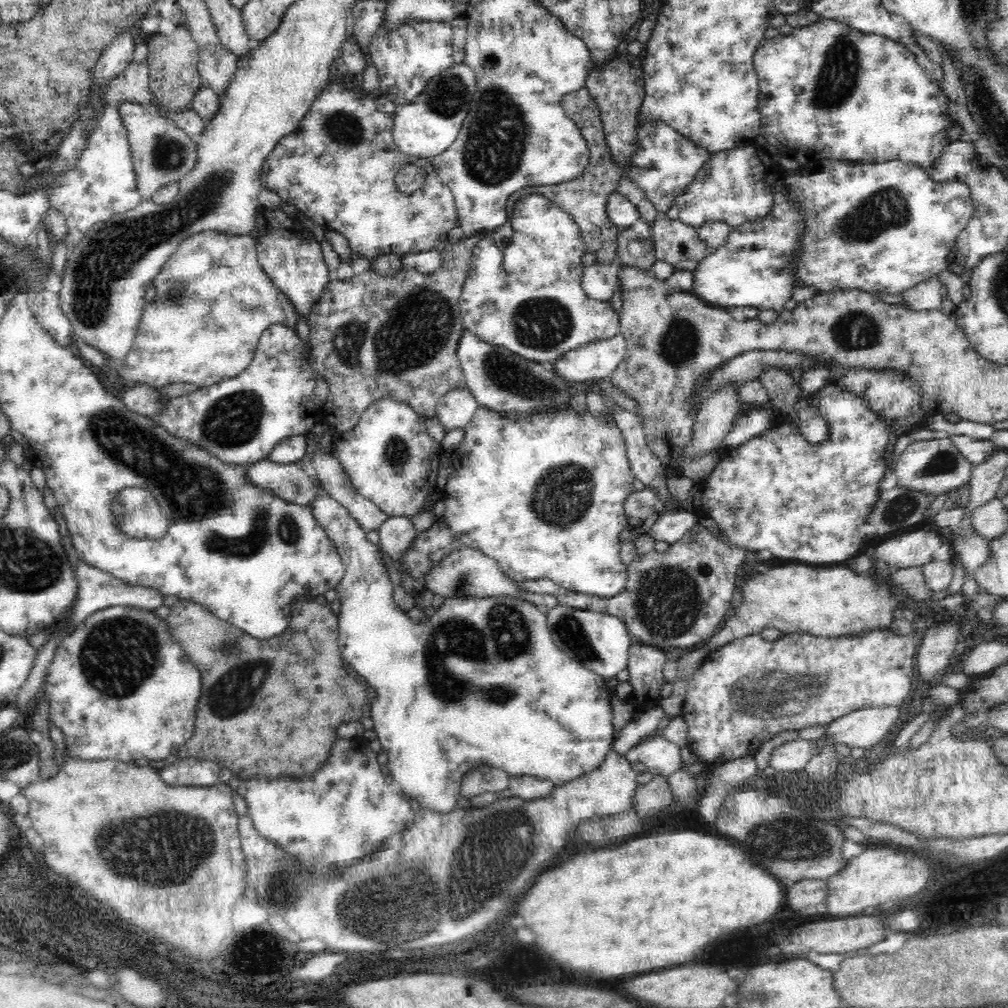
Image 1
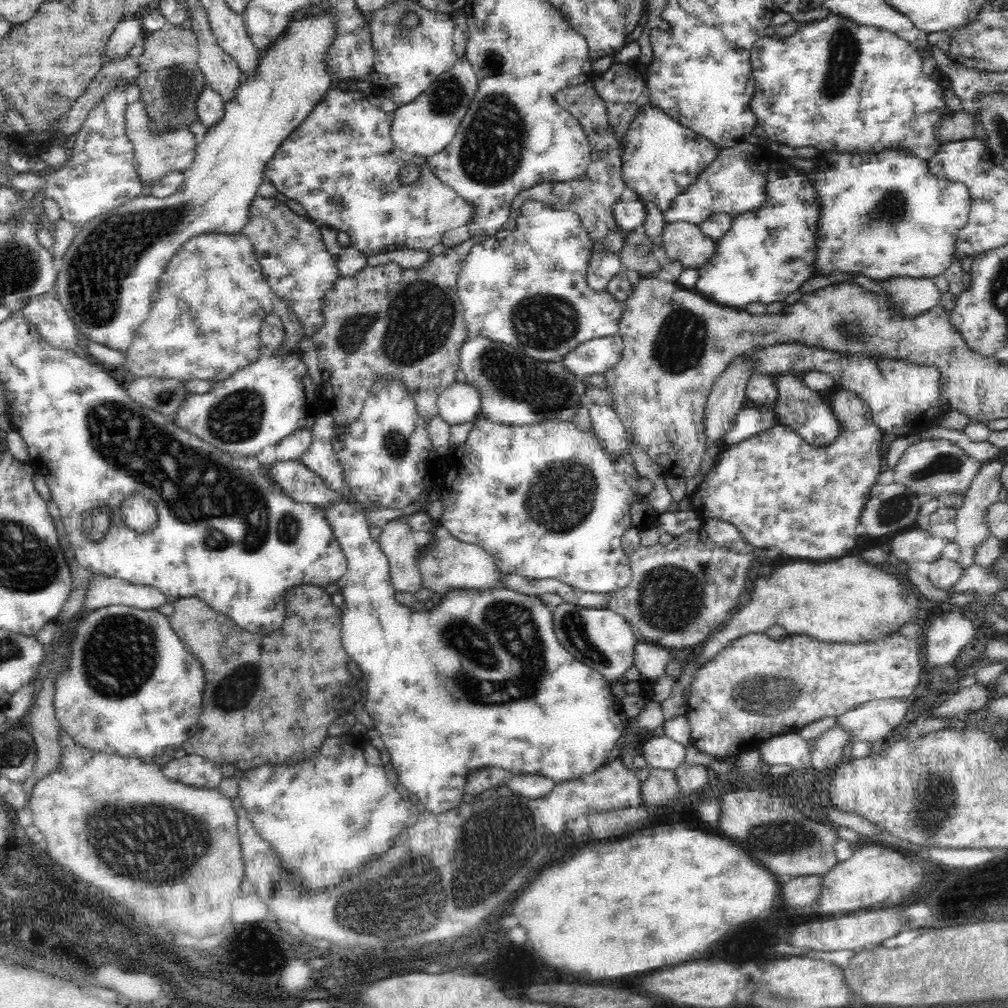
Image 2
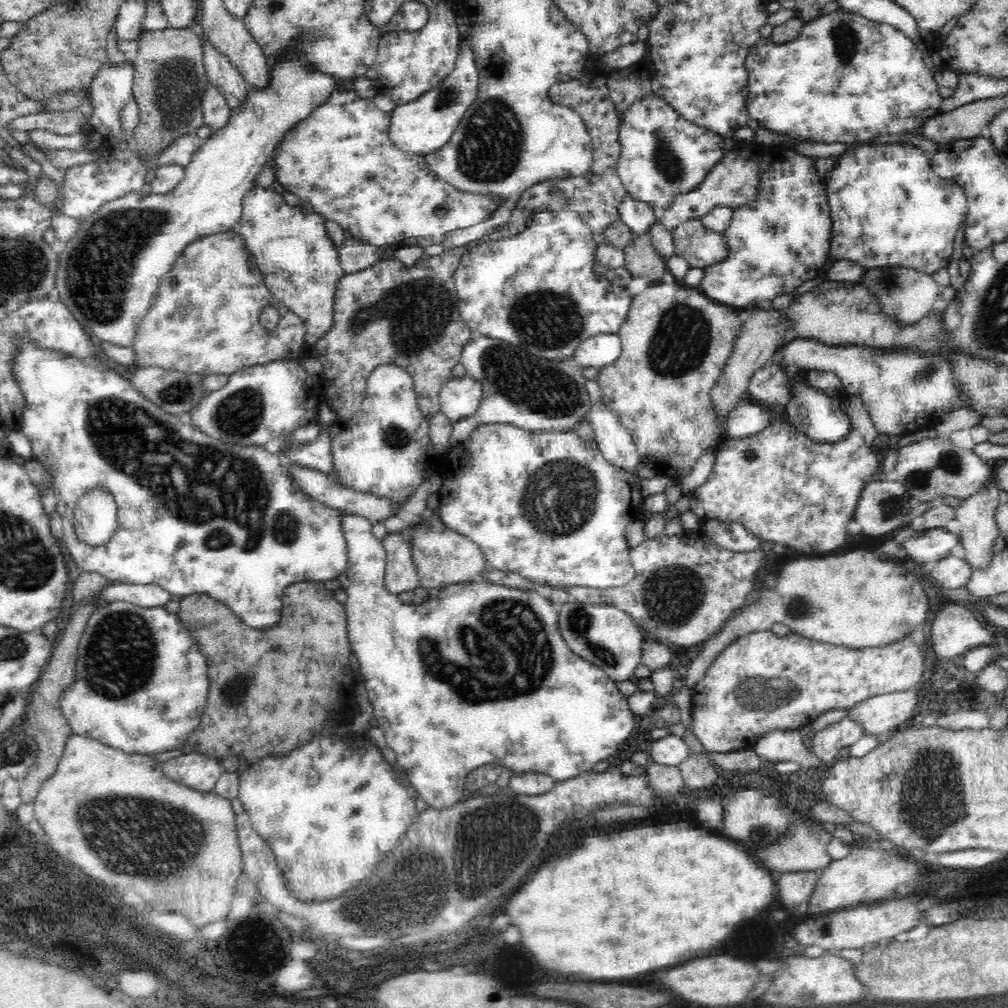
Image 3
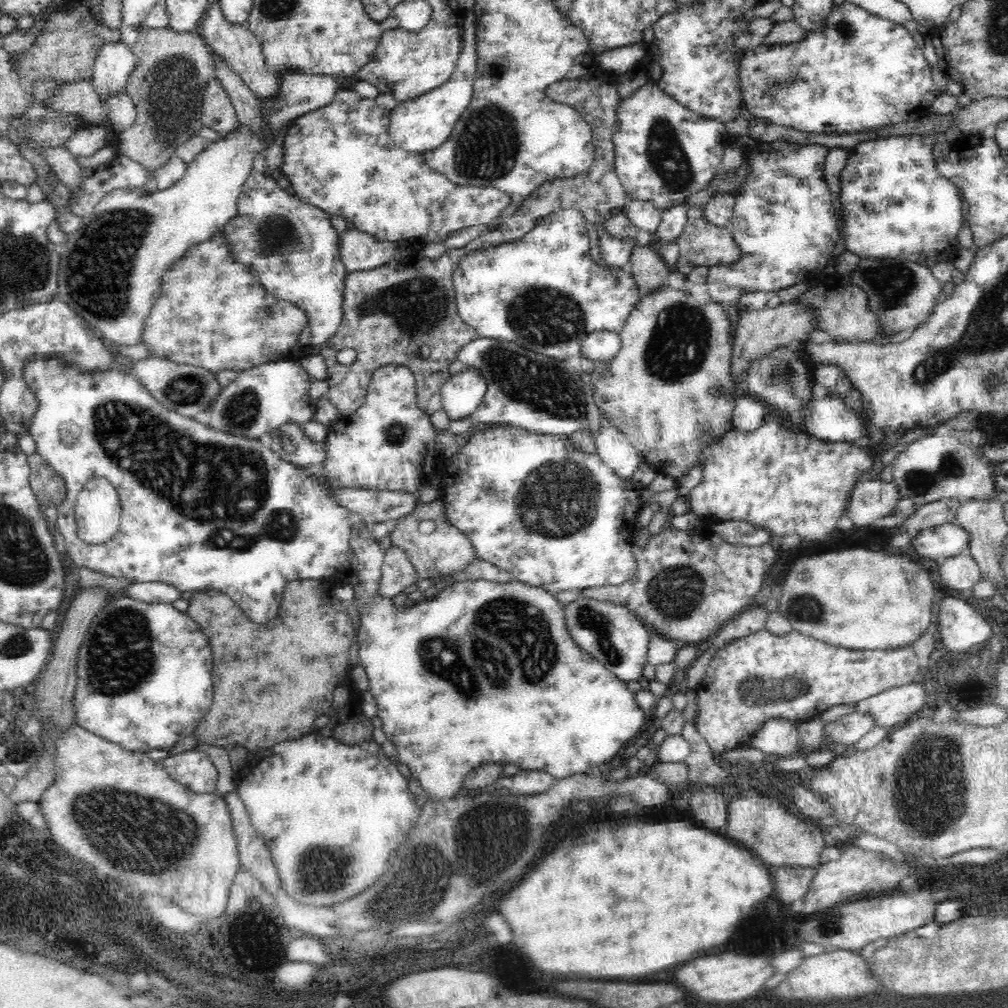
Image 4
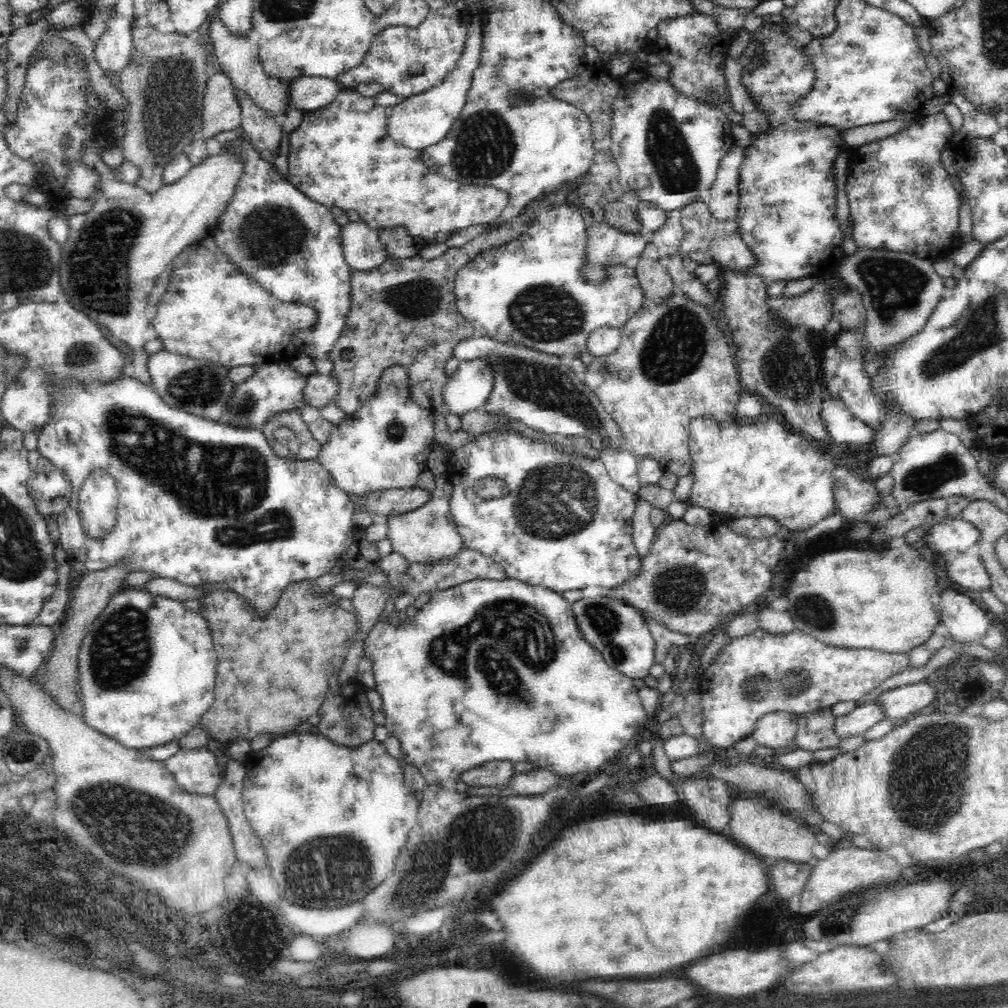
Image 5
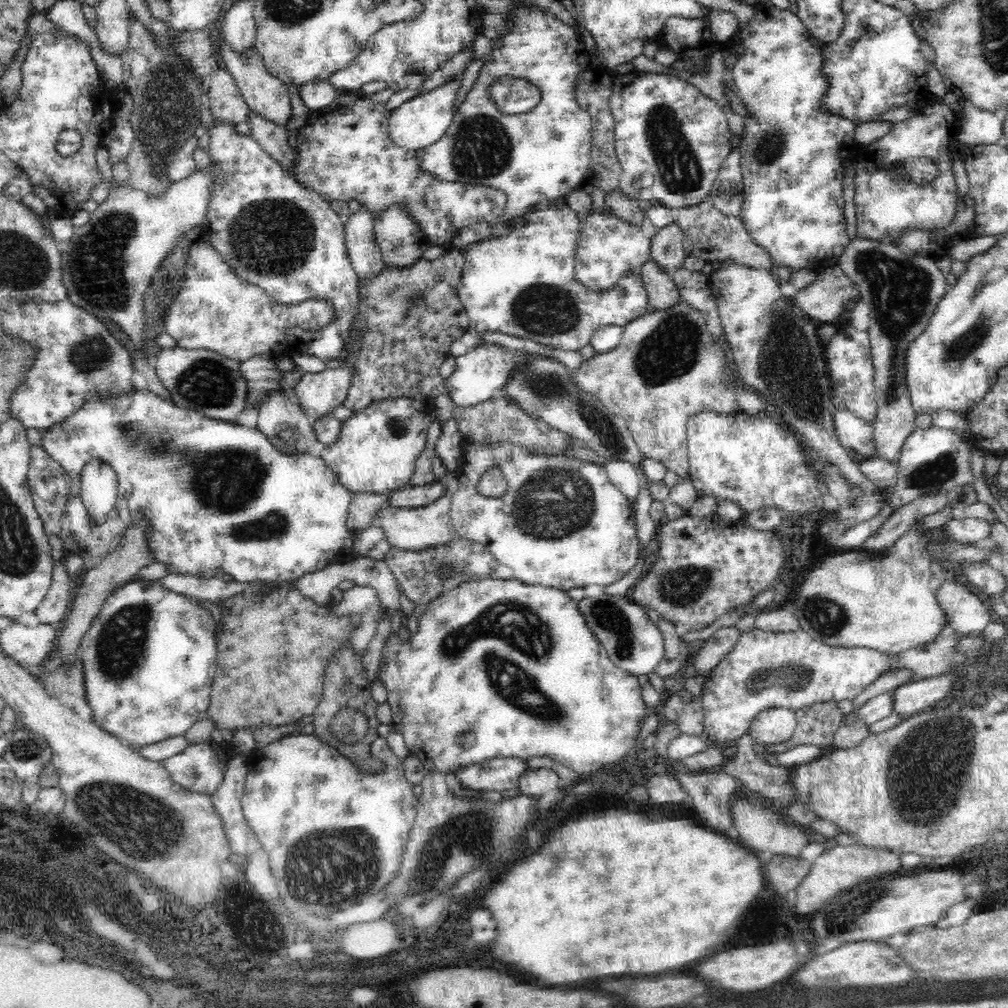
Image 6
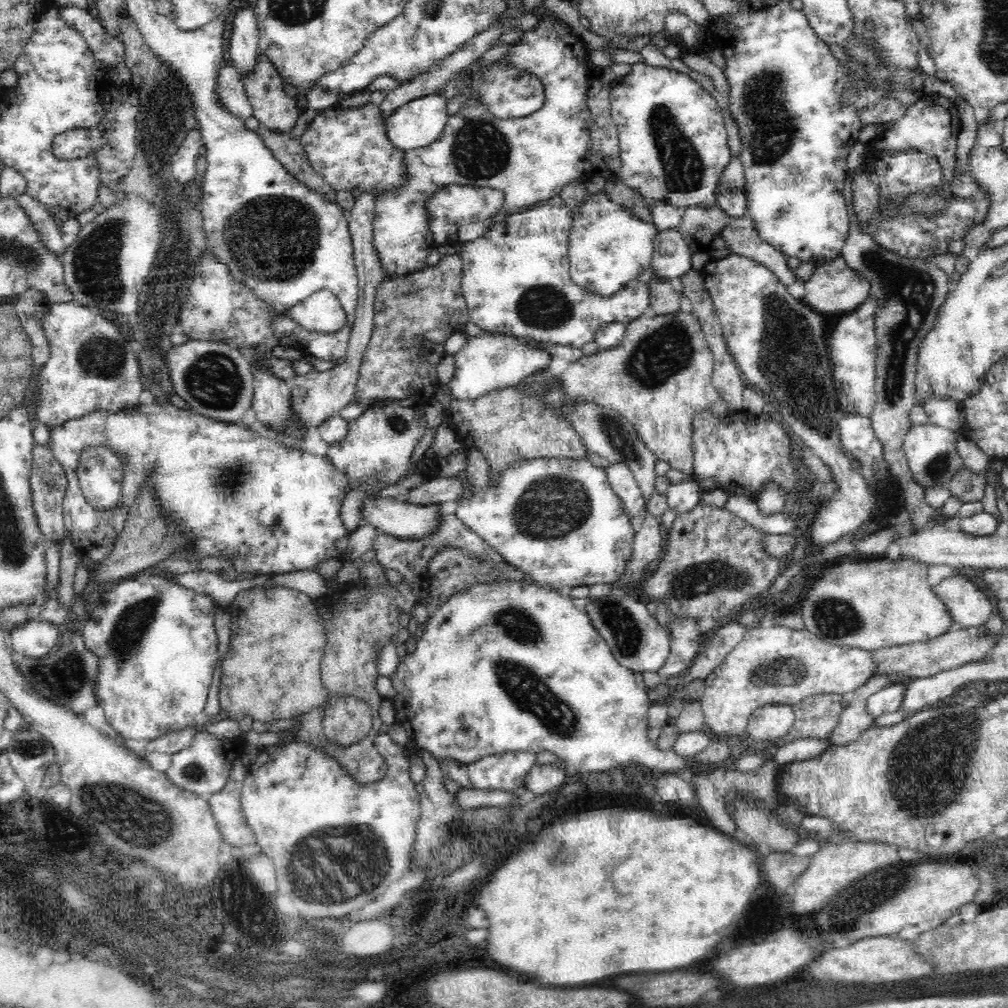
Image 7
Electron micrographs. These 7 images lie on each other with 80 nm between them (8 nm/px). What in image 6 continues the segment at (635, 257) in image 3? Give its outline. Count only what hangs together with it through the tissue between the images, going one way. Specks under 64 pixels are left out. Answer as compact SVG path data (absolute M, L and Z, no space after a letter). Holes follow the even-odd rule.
M646 262L640 275L649 303L655 309L665 309L678 302L680 296L677 286L669 274L658 269L655 262Z

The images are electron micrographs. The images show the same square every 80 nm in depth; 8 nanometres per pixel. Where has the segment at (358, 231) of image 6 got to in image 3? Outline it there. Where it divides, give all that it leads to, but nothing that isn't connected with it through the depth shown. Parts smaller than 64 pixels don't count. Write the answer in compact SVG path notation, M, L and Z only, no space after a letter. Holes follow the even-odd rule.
M351 236L343 240L337 251L344 273L351 274L362 272L378 261L392 258L394 250L392 246L372 246L367 241Z

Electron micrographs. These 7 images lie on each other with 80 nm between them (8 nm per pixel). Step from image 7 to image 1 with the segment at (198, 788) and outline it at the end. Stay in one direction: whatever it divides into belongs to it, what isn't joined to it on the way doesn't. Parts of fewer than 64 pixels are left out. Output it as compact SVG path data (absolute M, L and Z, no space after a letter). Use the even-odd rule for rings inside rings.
M186 757L165 764L158 771L161 779L168 785L209 787L220 782L221 768L214 761L198 757Z

